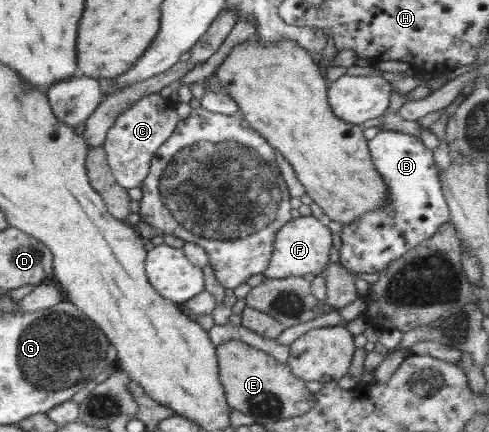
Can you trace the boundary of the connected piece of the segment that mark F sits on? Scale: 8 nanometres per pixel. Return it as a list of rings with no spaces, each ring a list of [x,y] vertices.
[[[301,216],[291,219],[278,232],[275,238],[275,252],[271,263],[262,274],[266,278],[288,278],[291,276],[304,277],[307,274],[323,276],[326,267],[330,264],[331,248],[333,248],[333,234],[326,224],[311,216]]]

